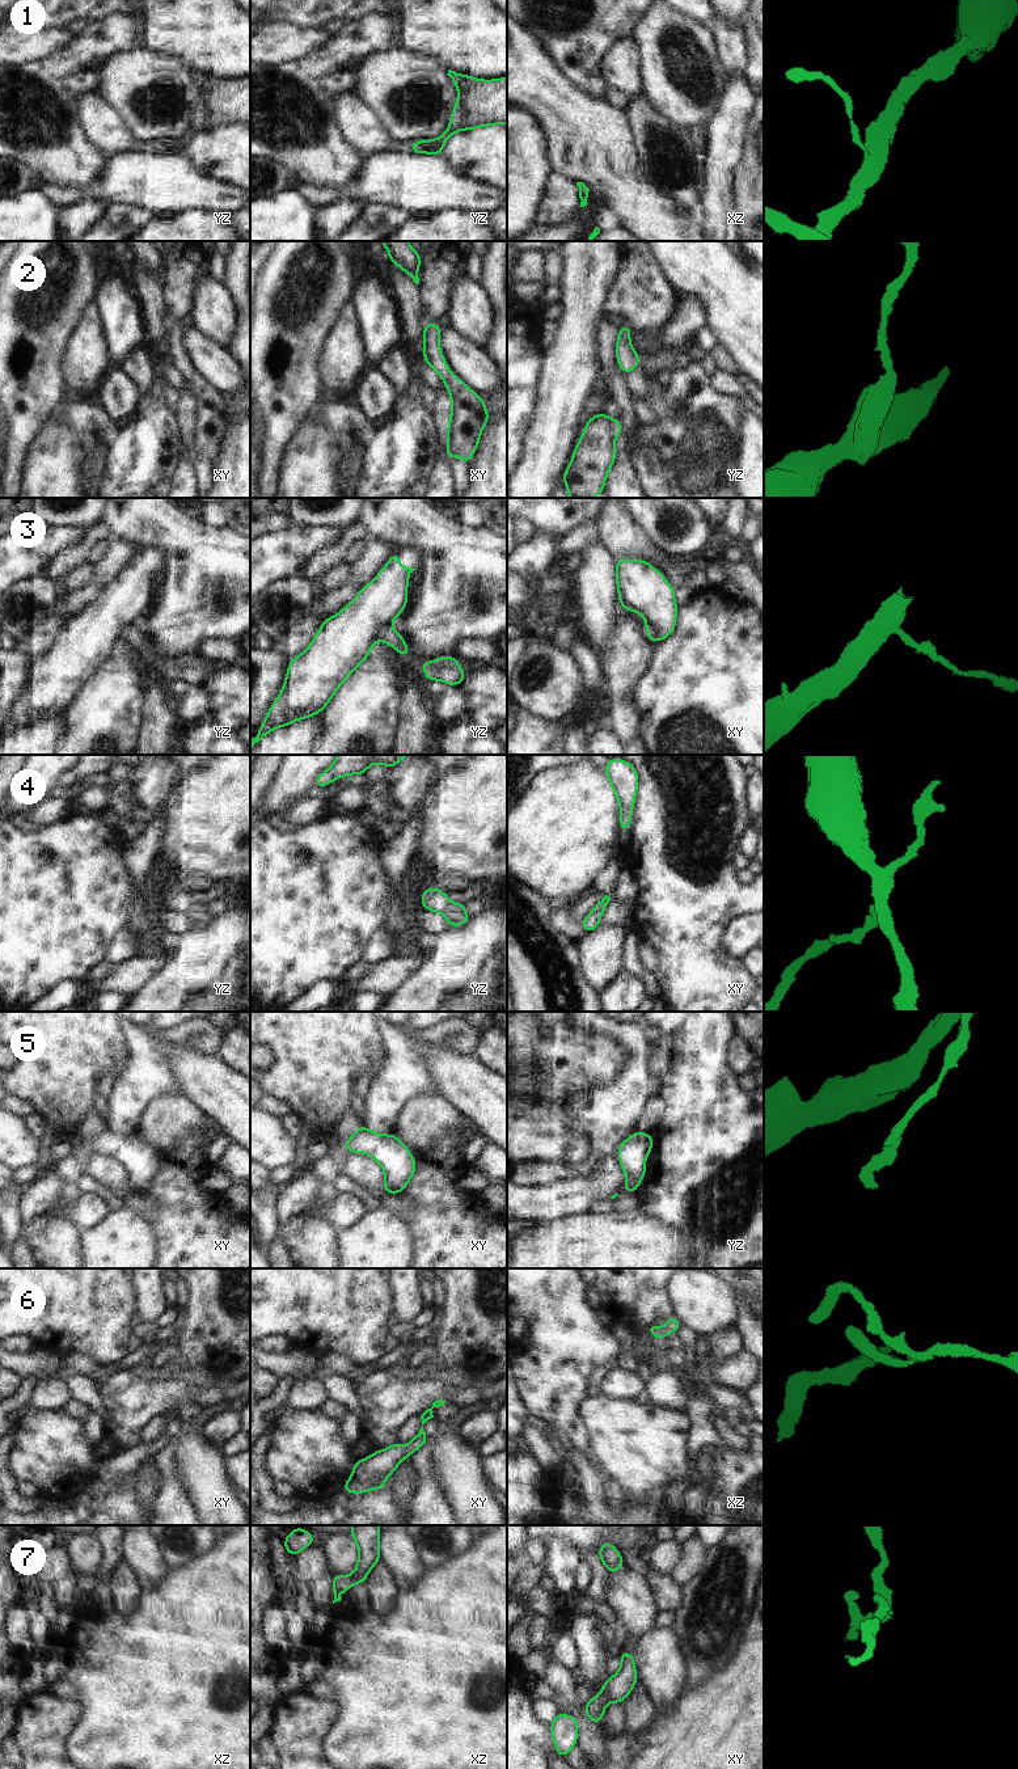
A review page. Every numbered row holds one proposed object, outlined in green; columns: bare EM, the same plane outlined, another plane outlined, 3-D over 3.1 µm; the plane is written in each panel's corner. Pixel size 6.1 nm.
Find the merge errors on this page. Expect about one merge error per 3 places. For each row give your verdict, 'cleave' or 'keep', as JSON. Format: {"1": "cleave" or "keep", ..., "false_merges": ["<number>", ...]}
{"1": "keep", "2": "keep", "3": "cleave", "4": "keep", "5": "keep", "6": "keep", "7": "keep", "false_merges": ["3"]}

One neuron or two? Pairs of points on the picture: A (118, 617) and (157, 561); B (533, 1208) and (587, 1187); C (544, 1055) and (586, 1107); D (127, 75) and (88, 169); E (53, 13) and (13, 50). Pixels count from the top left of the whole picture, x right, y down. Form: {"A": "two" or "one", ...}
{"A": "one", "B": "one", "C": "two", "D": "two", "E": "two"}

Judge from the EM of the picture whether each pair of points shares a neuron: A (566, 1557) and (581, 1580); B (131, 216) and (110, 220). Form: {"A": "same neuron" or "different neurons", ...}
{"A": "different neurons", "B": "same neuron"}

